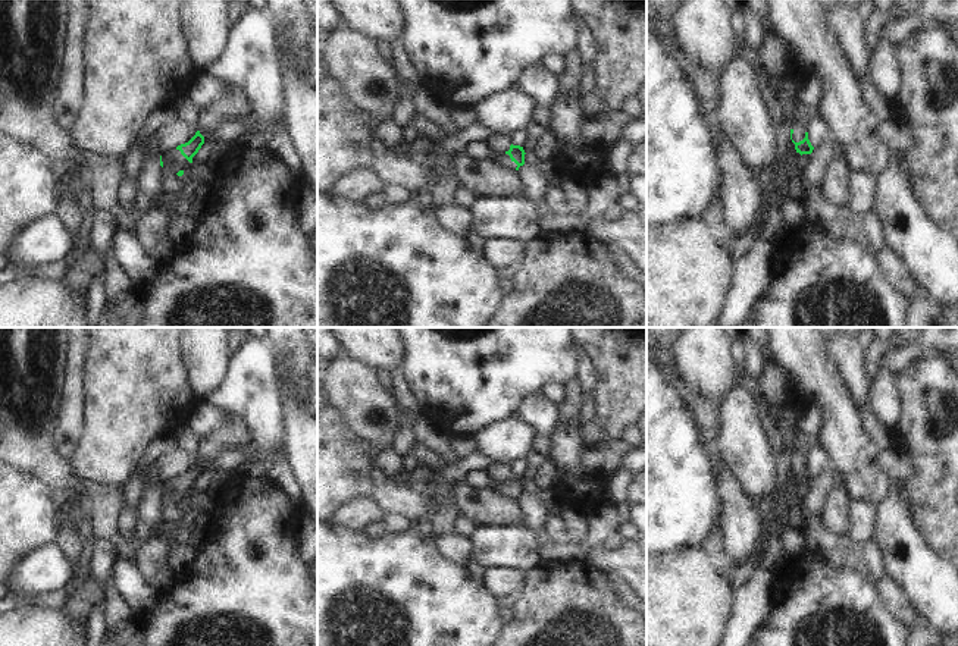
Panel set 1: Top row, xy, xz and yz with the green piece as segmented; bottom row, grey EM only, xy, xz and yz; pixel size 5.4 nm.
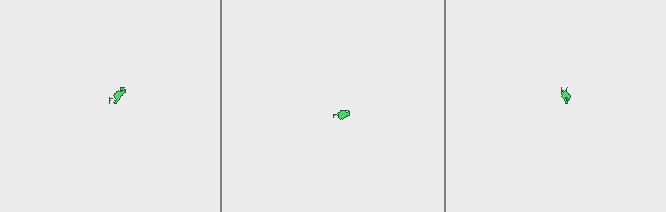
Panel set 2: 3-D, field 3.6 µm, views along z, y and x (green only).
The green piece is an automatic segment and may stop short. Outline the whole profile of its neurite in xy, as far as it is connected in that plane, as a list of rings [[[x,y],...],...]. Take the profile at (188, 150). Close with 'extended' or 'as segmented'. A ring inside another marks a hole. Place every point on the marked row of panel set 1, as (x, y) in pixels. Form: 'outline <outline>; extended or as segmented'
outline [[[226,84],[222,94],[200,110],[194,123],[195,135],[188,142],[160,156],[160,166],[182,176],[184,170],[192,163],[192,157],[204,144],[204,134],[212,134],[220,123],[250,117],[250,112],[251,106],[242,88]]]; extended

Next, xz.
outline [[[510,145],[510,150],[505,151],[504,154],[495,154],[492,157],[492,163],[505,169],[516,172],[519,170],[520,166],[525,164],[525,150],[520,145]]]; extended

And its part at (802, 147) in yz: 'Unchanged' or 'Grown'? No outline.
Grown

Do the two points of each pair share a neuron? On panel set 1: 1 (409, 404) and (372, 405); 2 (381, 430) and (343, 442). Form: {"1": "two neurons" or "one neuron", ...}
{"1": "two neurons", "2": "two neurons"}

